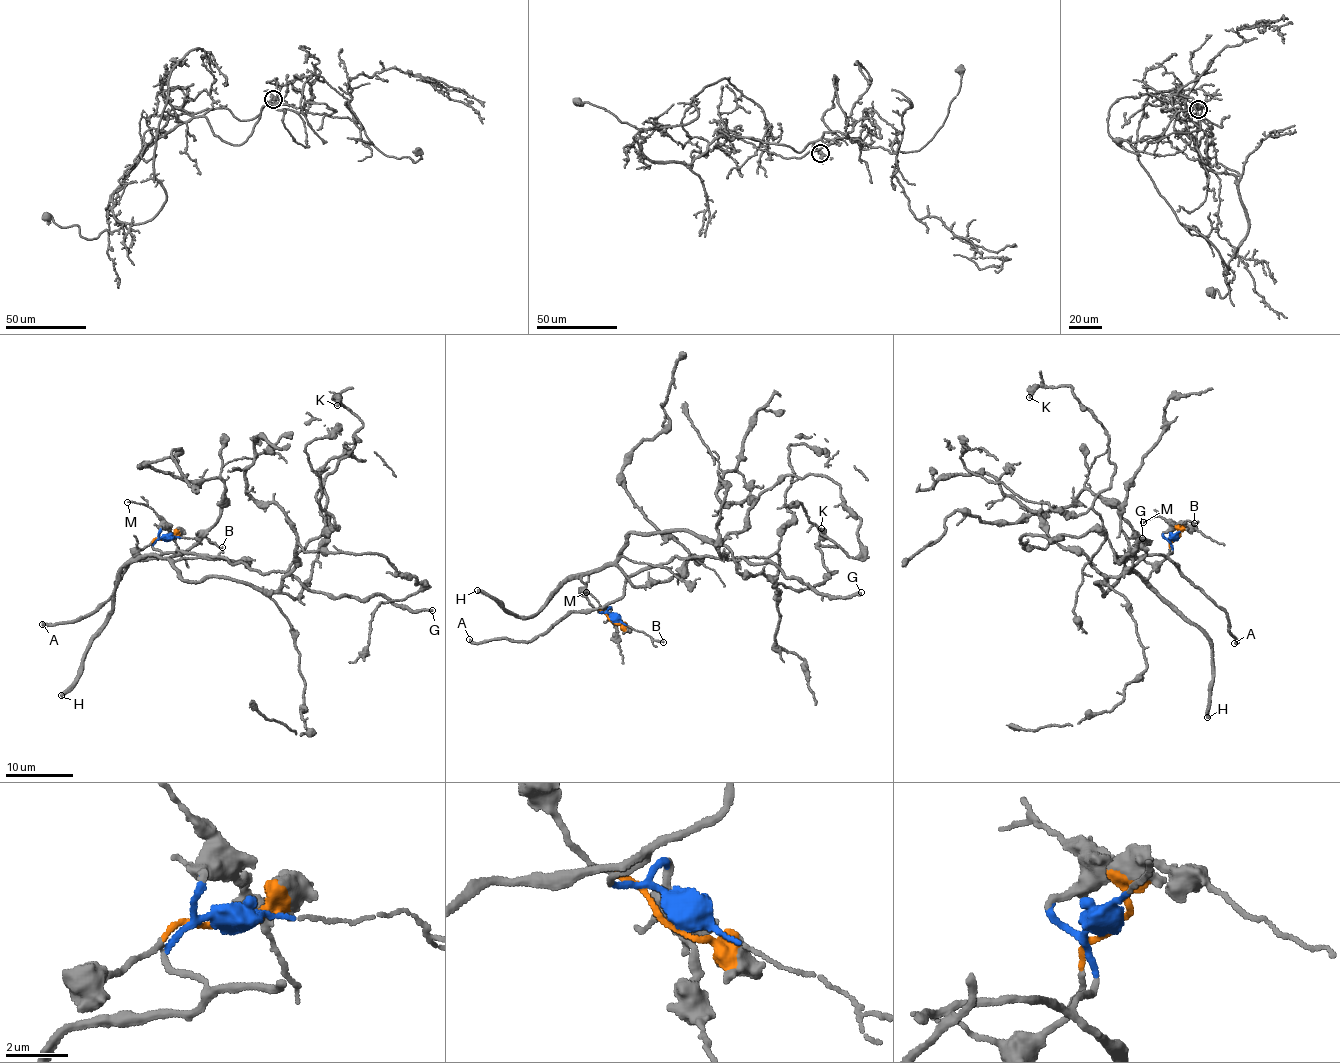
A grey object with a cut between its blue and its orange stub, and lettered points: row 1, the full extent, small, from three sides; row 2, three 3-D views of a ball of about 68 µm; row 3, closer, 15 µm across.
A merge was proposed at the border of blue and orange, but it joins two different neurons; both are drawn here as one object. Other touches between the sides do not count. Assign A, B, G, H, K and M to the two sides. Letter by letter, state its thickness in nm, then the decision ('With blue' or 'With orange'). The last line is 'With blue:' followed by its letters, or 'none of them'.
A: Thickness 280 nm. With blue
B: Thickness 110 nm. With blue
G: Thickness 280 nm. With blue
H: Thickness 360 nm. With orange
K: Thickness 360 nm. With blue
M: Thickness 100 nm. With blue
With blue: A, B, G, K, M

